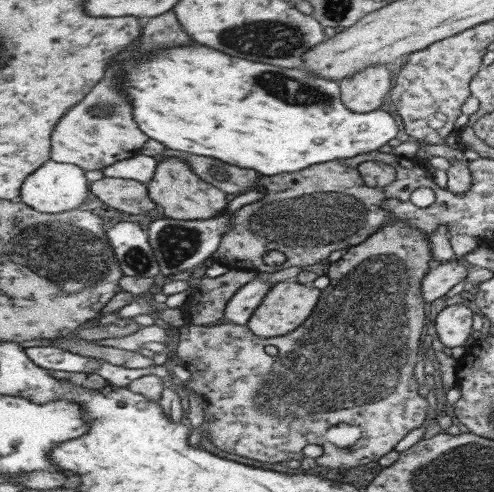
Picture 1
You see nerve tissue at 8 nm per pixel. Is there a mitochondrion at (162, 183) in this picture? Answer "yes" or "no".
no

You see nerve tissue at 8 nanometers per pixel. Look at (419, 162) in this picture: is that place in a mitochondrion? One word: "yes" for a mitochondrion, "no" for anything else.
no

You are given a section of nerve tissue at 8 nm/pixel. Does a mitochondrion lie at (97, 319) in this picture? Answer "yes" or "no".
no

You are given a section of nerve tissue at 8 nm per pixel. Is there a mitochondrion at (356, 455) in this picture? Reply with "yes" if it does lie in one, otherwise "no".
no

